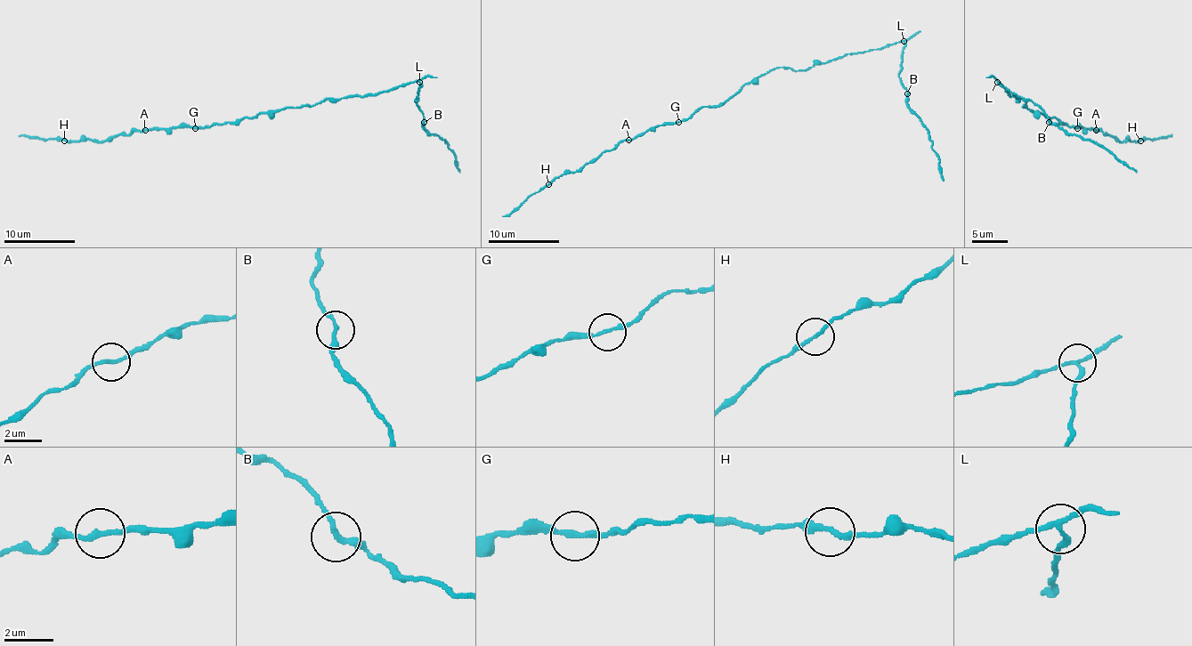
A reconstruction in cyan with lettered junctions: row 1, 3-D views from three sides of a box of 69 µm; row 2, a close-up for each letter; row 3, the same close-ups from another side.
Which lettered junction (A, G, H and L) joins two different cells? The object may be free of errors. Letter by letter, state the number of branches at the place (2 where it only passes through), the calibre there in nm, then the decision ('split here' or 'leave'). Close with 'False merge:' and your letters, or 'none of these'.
A: branches 2; calibre 200 nm; leave
G: branches 2; calibre 200 nm; leave
H: branches 2; calibre 200 nm; leave
L: branches 3; calibre 180 nm; split here
False merge: L

